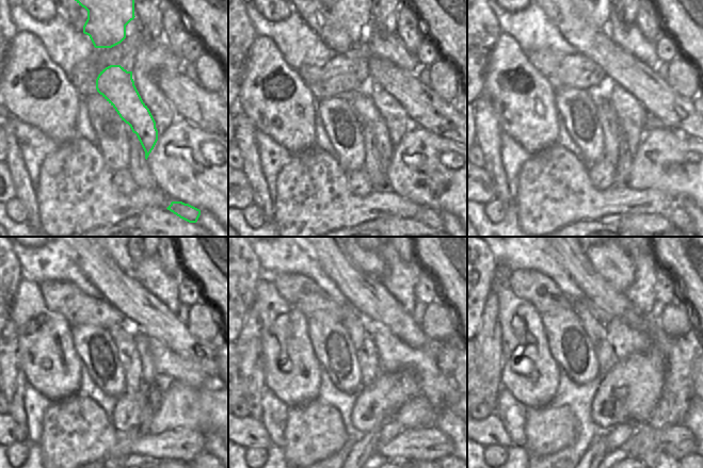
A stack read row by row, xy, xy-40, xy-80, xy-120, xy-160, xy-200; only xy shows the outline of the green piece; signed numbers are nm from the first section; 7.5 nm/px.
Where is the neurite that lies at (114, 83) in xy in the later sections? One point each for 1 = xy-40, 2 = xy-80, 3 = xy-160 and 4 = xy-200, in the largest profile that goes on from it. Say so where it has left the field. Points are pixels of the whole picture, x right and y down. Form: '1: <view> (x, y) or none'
1: xy-40 (362, 102)
2: xy-80 (624, 161)
3: xy-160 (367, 445)
4: xy-200 (597, 450)

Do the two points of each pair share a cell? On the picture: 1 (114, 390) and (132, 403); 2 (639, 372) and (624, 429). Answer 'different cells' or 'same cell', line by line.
1: different cells
2: different cells

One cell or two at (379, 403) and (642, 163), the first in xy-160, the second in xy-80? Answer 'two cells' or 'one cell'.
two cells

